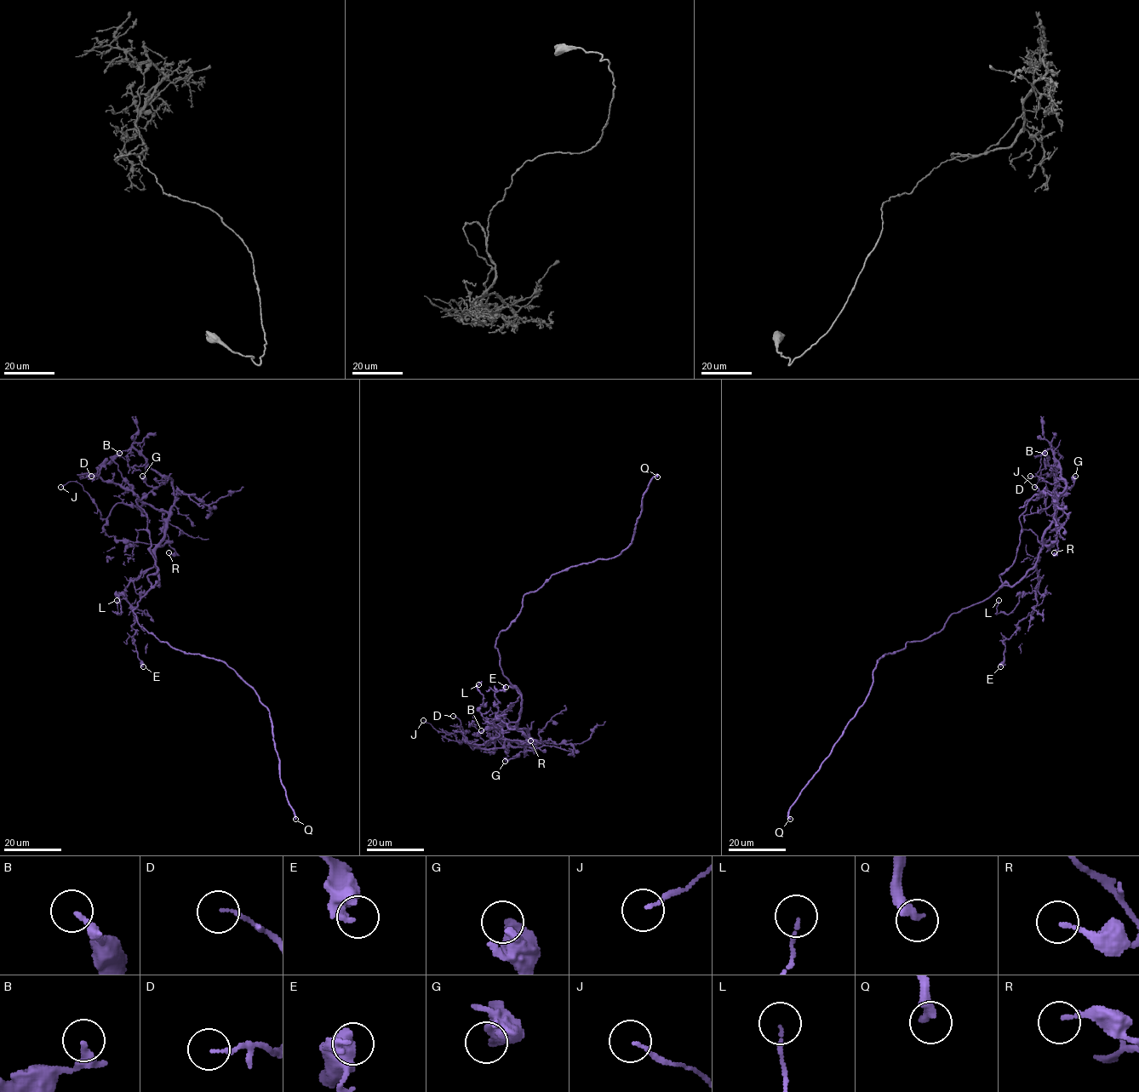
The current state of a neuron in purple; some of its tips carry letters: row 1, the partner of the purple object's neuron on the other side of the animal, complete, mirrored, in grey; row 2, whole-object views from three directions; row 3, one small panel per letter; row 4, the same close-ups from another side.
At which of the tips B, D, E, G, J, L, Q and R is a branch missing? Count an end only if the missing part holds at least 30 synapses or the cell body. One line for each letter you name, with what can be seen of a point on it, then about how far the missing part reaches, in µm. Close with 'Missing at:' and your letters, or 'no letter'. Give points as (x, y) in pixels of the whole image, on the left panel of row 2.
Q: Place: (295, 819). Missing length about 10 µm
Missing at: Q

